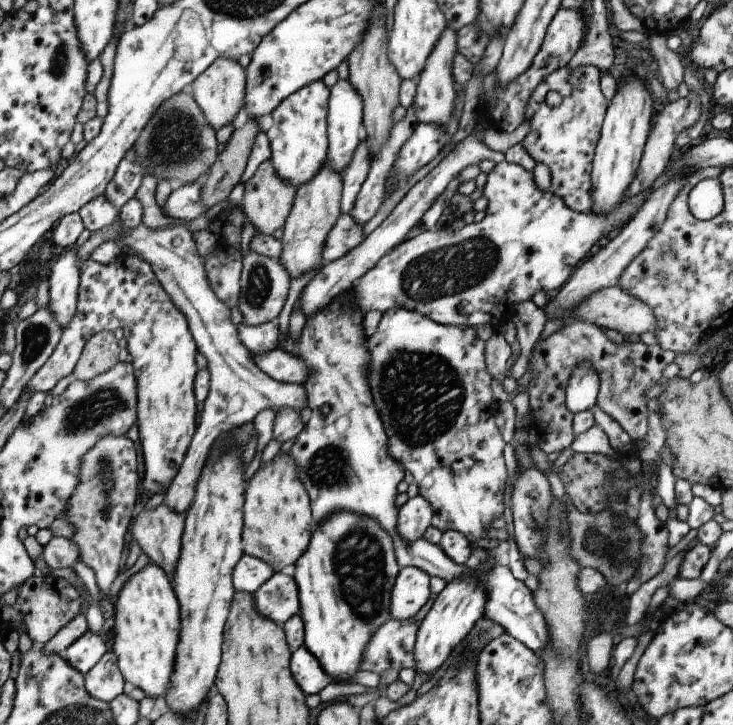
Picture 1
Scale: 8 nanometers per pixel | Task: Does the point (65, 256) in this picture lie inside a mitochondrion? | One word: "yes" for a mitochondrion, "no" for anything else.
no

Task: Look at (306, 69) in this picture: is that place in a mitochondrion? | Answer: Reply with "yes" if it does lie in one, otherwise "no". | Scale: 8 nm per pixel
no

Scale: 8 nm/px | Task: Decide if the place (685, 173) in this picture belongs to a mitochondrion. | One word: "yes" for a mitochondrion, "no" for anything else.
no

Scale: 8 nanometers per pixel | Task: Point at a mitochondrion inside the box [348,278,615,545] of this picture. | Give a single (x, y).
(421, 390)

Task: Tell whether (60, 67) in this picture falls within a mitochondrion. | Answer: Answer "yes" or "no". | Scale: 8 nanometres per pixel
yes

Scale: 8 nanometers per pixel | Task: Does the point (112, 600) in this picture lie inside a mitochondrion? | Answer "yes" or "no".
no

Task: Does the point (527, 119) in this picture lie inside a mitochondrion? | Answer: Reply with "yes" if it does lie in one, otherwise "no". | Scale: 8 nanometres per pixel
no

